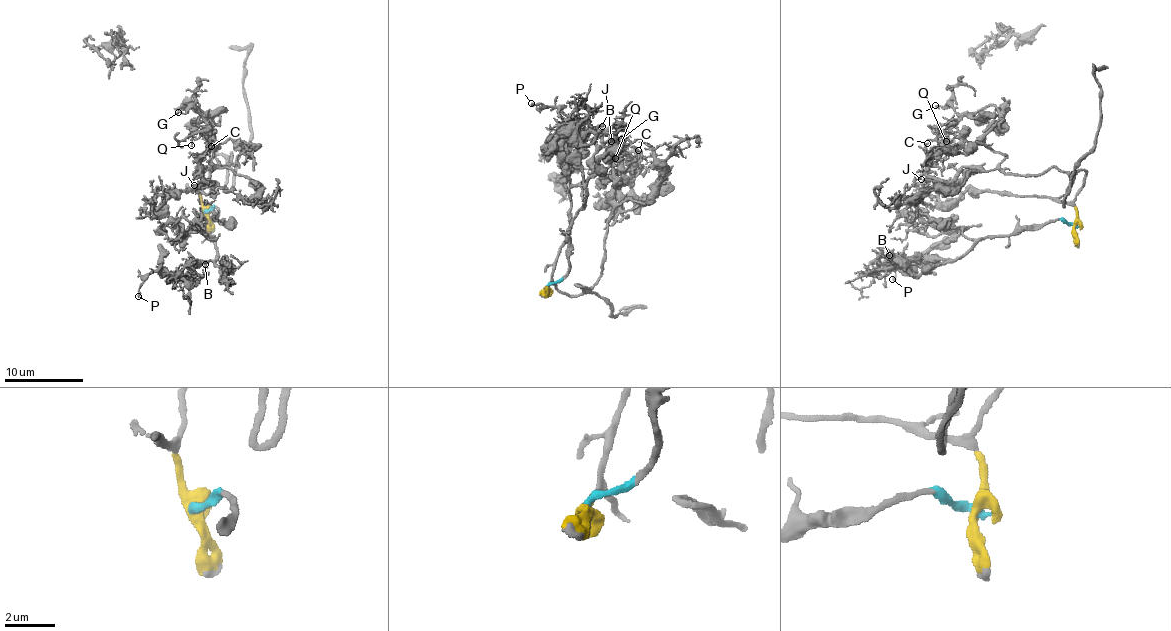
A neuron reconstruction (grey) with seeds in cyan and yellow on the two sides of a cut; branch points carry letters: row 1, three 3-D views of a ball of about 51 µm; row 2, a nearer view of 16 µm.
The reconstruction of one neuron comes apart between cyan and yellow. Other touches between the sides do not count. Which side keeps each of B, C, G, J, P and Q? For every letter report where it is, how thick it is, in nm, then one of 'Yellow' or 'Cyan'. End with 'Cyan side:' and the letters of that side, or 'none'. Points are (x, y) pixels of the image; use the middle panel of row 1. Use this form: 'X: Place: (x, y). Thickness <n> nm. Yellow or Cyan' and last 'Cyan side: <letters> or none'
B: Place: (602, 126). Thickness 130 nm. Cyan
C: Place: (638, 150). Thickness 130 nm. Yellow
G: Place: (621, 139). Thickness 150 nm. Yellow
J: Place: (611, 141). Thickness 140 nm. Yellow
P: Place: (531, 103). Thickness 240 nm. Cyan
Q: Place: (615, 158). Thickness 130 nm. Yellow
Cyan side: B, P

